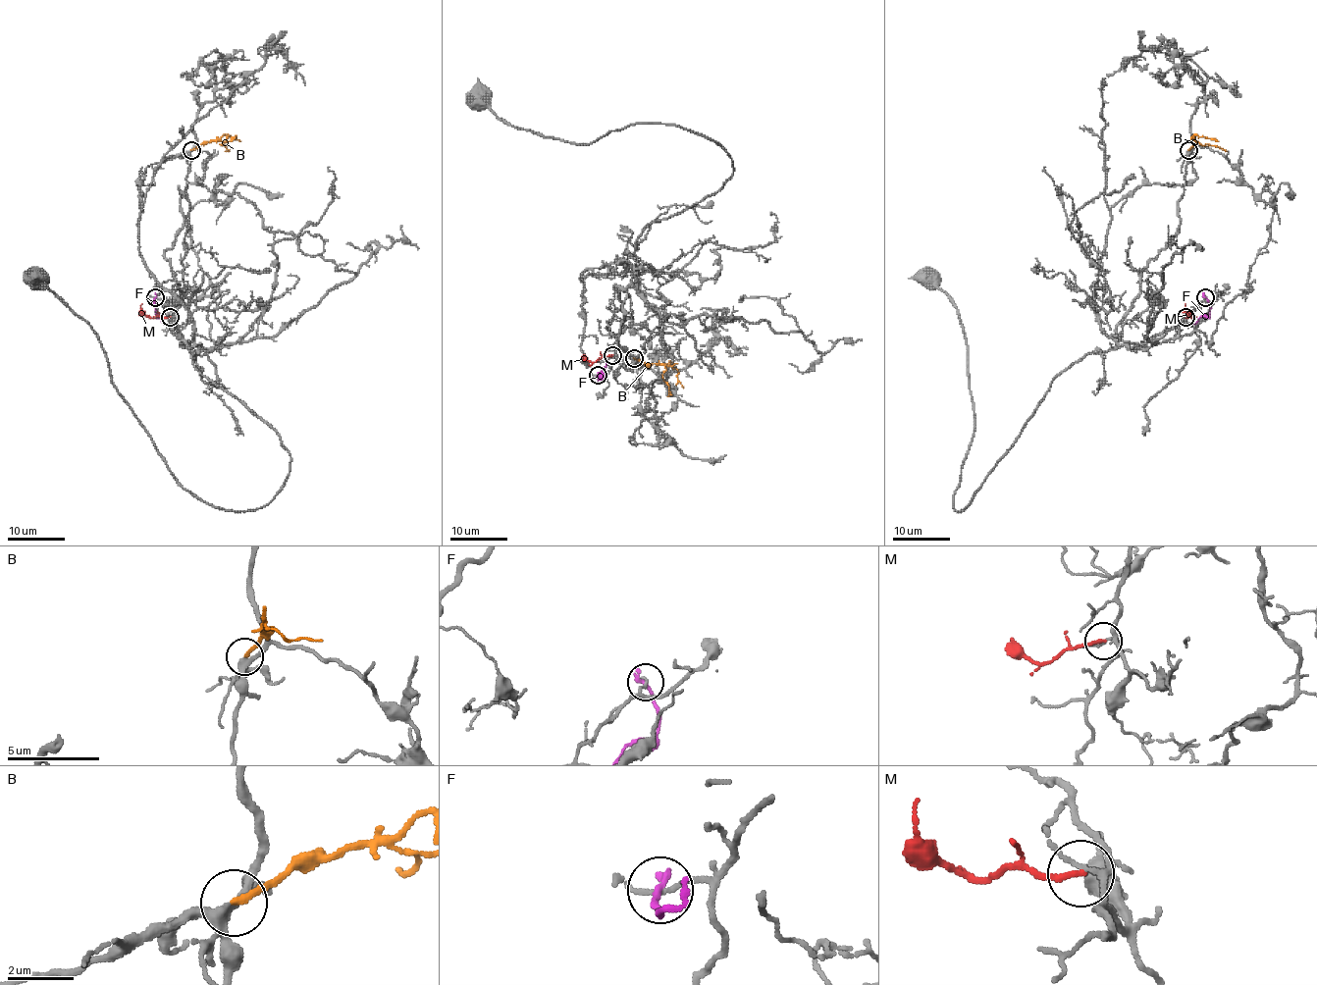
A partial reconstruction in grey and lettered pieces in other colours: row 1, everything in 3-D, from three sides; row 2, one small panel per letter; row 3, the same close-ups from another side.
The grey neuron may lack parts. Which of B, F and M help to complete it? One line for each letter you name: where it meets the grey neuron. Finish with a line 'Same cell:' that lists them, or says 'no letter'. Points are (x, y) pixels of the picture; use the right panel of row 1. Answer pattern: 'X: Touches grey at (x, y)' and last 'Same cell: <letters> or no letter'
B: Touches grey at (1188, 150)
Same cell: B

